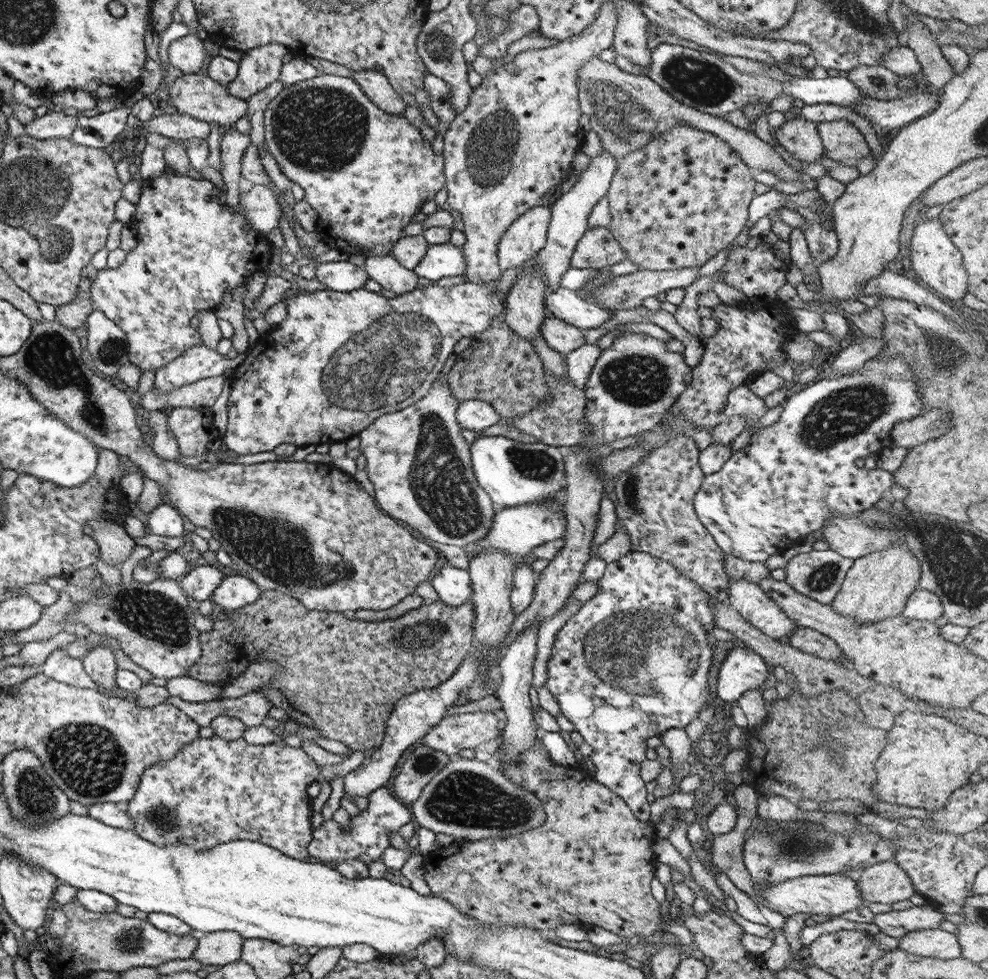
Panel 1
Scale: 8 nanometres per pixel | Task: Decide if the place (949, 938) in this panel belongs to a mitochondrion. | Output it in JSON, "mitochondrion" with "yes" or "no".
{"mitochondrion":"no"}

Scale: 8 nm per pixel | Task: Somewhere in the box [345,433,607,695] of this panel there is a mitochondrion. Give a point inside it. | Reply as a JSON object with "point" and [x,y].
{"point":[538,465]}

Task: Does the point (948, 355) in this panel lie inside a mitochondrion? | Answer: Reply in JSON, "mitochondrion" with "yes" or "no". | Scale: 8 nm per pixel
{"mitochondrion":"yes"}

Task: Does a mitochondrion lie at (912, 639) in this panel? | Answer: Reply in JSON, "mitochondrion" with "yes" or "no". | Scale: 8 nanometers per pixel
{"mitochondrion":"no"}

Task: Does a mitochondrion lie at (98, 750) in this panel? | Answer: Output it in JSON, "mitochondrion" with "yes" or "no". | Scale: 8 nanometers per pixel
{"mitochondrion":"yes"}

